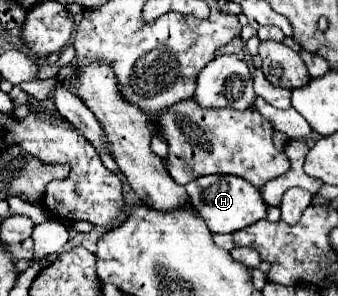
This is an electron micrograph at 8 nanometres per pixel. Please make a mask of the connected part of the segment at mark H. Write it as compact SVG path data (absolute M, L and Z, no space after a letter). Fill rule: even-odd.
M207 175L193 179L187 185L187 193L191 205L201 213L213 233L235 233L267 215L267 205L263 203L259 189L237 175Z

